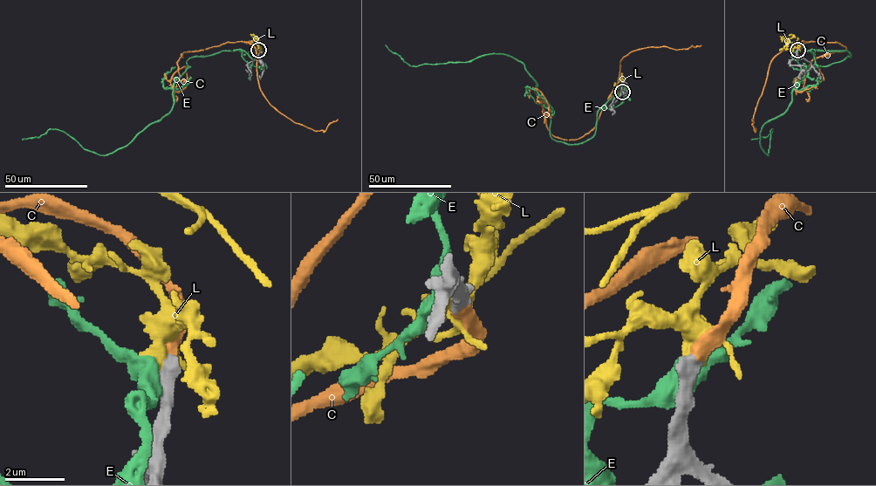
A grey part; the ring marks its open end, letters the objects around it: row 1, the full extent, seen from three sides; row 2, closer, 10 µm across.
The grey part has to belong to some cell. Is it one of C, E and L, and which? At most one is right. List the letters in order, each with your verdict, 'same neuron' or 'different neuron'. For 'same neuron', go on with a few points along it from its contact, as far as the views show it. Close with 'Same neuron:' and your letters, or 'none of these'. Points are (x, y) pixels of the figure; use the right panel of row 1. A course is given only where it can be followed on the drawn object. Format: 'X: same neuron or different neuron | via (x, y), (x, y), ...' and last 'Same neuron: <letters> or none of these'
C: same neuron | via (797, 50), (803, 41), (839, 43), (845, 47), (845, 51), (815, 58), (794, 85), (797, 91), (817, 89)
E: different neuron
L: different neuron
Same neuron: C

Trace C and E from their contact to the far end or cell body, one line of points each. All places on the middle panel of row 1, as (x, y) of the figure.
C: (622, 92), (607, 102), (596, 126), (574, 140), (549, 132), (534, 88), (546, 100), (549, 112)
E: (621, 91), (598, 112), (592, 136), (564, 143), (550, 135), (553, 109), (510, 56), (414, 66), (386, 44)

